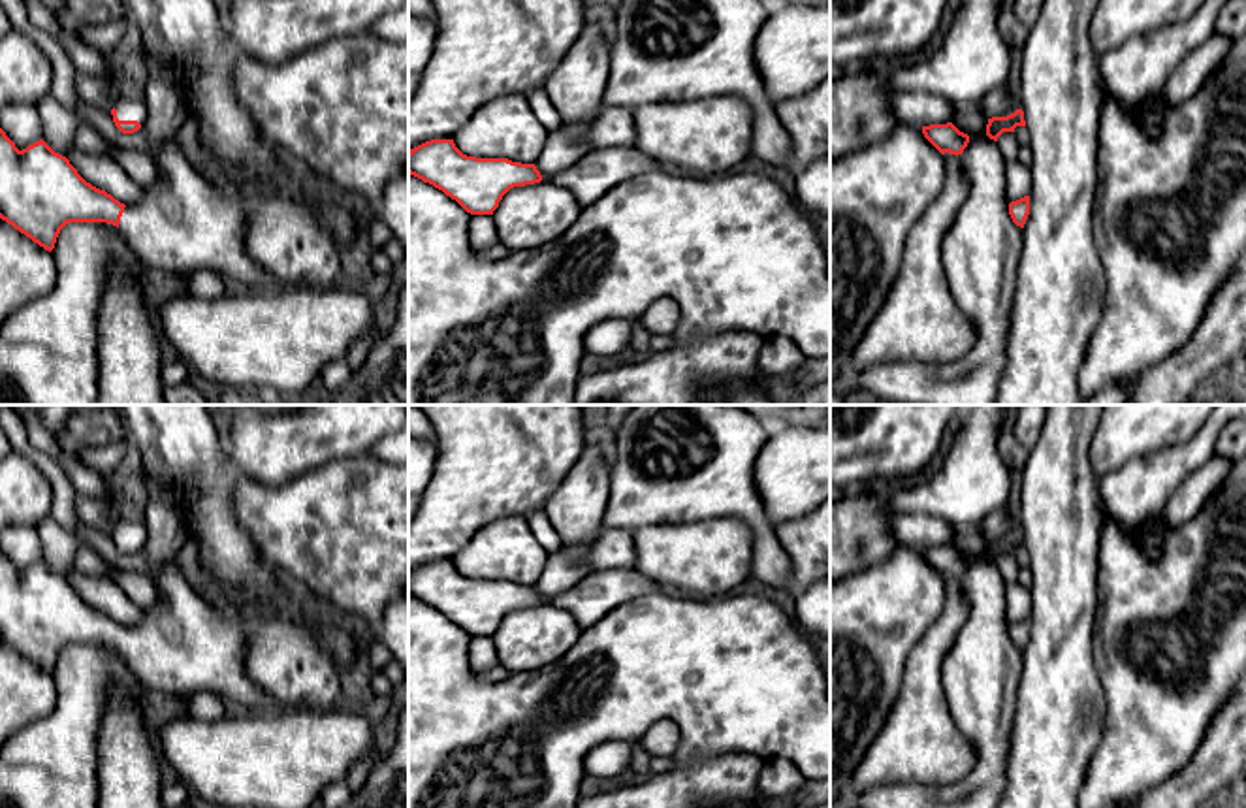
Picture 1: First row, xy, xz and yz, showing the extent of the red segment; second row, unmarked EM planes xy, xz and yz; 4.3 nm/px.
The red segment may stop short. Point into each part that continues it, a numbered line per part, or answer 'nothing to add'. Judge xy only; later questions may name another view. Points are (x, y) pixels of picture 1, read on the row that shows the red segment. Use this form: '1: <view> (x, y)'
1: xy (127, 108)

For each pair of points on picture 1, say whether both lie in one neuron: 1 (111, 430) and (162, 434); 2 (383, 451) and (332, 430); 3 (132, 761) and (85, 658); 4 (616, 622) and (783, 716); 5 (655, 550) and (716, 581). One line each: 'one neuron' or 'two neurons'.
1: two neurons
2: two neurons
3: two neurons
4: one neuron
5: one neuron

